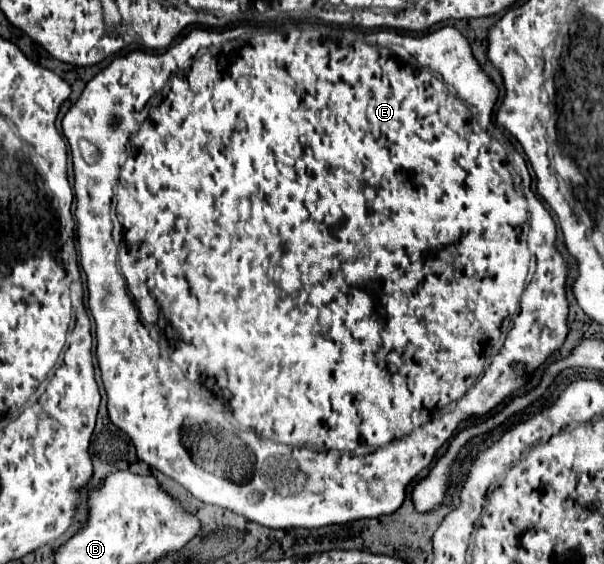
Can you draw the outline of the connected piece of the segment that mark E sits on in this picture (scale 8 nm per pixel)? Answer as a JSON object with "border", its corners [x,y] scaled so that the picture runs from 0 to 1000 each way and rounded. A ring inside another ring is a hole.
{"border":[[[485,41],[485,44],[478,44],[478,48],[472,48],[472,51],[469,51],[469,48],[465,48],[465,51],[462,51],[462,50],[457,50],[457,48],[445,48],[445,46],[439,46],[439,44],[411,44],[411,43],[409,43],[409,44],[399,44],[399,46],[396,46],[396,48],[389,48],[389,50],[387,50],[387,51],[369,51],[369,55],[356,55],[356,51],[353,51],[353,55],[346,55],[346,51],[316,51],[316,55],[313,55],[313,59],[310,59],[310,62],[306,62],[306,66],[303,66],[303,69],[300,69],[300,73],[293,73],[293,76],[290,76],[290,80],[283,80],[283,83],[280,83],[280,87],[273,87],[273,90],[260,90],[260,94],[240,94],[240,90],[217,90],[217,94],[210,94],[210,98],[204,98],[204,101],[190,101],[190,105],[187,105],[187,108],[184,108],[184,112],[180,112],[180,115],[177,115],[177,119],[174,119],[174,122],[171,122],[171,126],[164,126],[164,129],[161,129],[161,133],[157,133],[157,137],[154,137],[154,140],[151,140],[151,144],[147,144],[147,147],[144,147],[144,154],[141,154],[141,161],[137,161],[137,165],[134,165],[134,172],[131,172],[131,176],[127,176],[127,183],[121,183],[121,186],[118,186],[118,193],[114,193],[114,197],[111,197],[111,200],[108,200],[108,207],[104,207],[104,211],[103,211],[103,215],[101,215],[101,229],[103,229],[103,238],[104,238],[104,241],[106,241],[106,243],[108,243],[108,245],[109,245],[109,248],[111,248],[111,250],[114,250],[114,261],[116,261],[116,268],[118,268],[118,275],[119,275],[119,287],[121,287],[121,298],[123,298],[123,317],[124,317],[124,342],[127,342],[127,374],[124,374],[124,385],[127,385],[127,431],[131,431],[131,452],[134,452],[134,473],[137,473],[137,480],[139,480],[139,482],[141,482],[141,488],[142,488],[142,489],[144,489],[144,512],[146,512],[146,520],[147,520],[147,534],[146,534],[146,544],[147,544],[147,548],[151,548],[151,559],[154,559],[154,566],[157,566],[157,573],[161,573],[161,640],[164,640],[164,654],[167,654],[167,676],[171,676],[171,683],[174,683],[174,693],[177,693],[177,725],[180,725],[180,739],[184,739],[184,746],[187,746],[187,750],[190,750],[190,754],[194,754],[194,757],[197,757],[197,761],[200,761],[200,764],[207,764],[207,768],[210,768],[210,771],[214,771],[214,778],[217,778],[217,782],[220,782],[220,789],[224,789],[224,796],[227,796],[227,810],[230,810],[230,814],[233,814],[233,817],[240,817],[240,821],[243,821],[243,824],[250,824],[250,828],[257,828],[257,832],[263,832],[263,835],[267,835],[267,839],[273,839],[273,842],[276,842],[276,846],[283,846],[283,849],[290,849],[290,853],[293,853],[293,856],[296,856],[296,860],[303,860],[303,863],[306,863],[306,867],[310,867],[310,871],[313,871],[313,874],[316,874],[316,878],[320,878],[320,881],[326,881],[326,885],[333,885],[333,888],[336,888],[336,892],[346,892],[346,895],[359,895],[359,899],[369,899],[369,902],[379,902],[379,906],[386,906],[386,910],[396,910],[396,913],[402,913],[402,917],[409,917],[409,920],[416,920],[416,924],[422,924],[422,927],[429,927],[429,931],[439,931],[439,934],[452,934],[452,938],[475,938],[475,934],[505,934],[505,938],[525,938],[525,934],[541,934],[541,931],[561,931],[561,927],[575,927],[575,924],[591,924],[591,920],[608,920],[608,917],[627,917],[627,913],[644,913],[644,910],[651,910],[651,906],[657,906],[657,902],[661,902],[661,899],[664,899],[664,892],[667,892],[667,885],[671,885],[671,863],[674,863],[674,860],[677,860],[677,853],[680,853],[680,849],[684,849],[684,846],[687,846],[687,842],[690,842],[690,839],[694,839],[694,835],[697,835],[697,832],[704,832],[704,828],[707,828],[707,824],[710,824],[710,821],[714,821],[714,817],[717,817],[717,807],[720,807],[720,803],[724,803],[724,796],[727,796],[727,793],[730,793],[730,789],[733,789],[733,785],[740,785],[740,782],[743,782],[743,778],[747,778],[747,775],[750,775],[750,771],[753,771],[753,764],[757,764],[757,757],[760,757],[760,750],[763,750],[763,746],[773,746],[773,743],[776,743],[776,739],[780,739],[780,736],[803,736],[803,732],[810,732],[810,729],[813,729],[813,725],[820,725],[820,722],[823,722],[823,718],[826,718],[826,715],[829,715],[829,711],[833,711],[833,707],[839,707],[839,704],[843,704],[843,700],[846,700],[846,697],[853,697],[853,693],[856,693],[856,690],[863,690],[863,686],[866,686],[866,683],[869,683],[869,679],[873,679],[873,672],[876,672],[876,661],[879,661],[879,658],[886,658],[886,654],[889,654],[889,651],[892,651],[892,647],[896,647],[896,644],[902,644],[902,640],[906,640],[906,637],[909,637],[909,633],[912,633],[912,629],[916,629],[916,626],[919,626],[919,622],[922,622],[922,619],[925,619],[925,615],[929,615],[929,612],[932,612],[932,605],[935,605],[935,594],[939,594],[939,544],[942,544],[942,541],[939,541],[939,527],[935,527],[935,498],[939,498],[939,466],[935,466],[935,459],[932,459],[932,456],[929,456],[929,452],[925,452],[925,449],[922,449],[922,445],[919,445],[919,417],[922,417],[922,410],[919,410],[919,395],[916,395],[916,385],[912,385],[912,378],[909,378],[909,374],[906,374],[906,367],[902,367],[902,363],[899,363],[899,356],[892,356],[892,349],[889,349],[889,346],[886,346],[886,342],[882,342],[882,339],[879,339],[879,310],[876,310],[876,303],[873,303],[873,289],[869,289],[869,278],[866,278],[866,273],[864,273],[864,271],[859,271],[859,268],[858,268],[858,266],[856,266],[856,264],[854,264],[854,262],[853,262],[853,261],[851,261],[851,257],[849,257],[849,255],[848,255],[848,254],[846,254],[846,252],[844,252],[844,250],[843,250],[843,246],[841,246],[841,245],[839,245],[839,243],[838,243],[838,241],[836,241],[836,239],[834,239],[834,236],[833,236],[833,232],[826,232],[826,229],[823,229],[823,225],[820,225],[820,222],[816,222],[816,215],[813,215],[813,211],[816,211],[816,204],[813,204],[813,200],[816,200],[816,190],[820,190],[820,183],[823,183],[823,172],[826,172],[826,158],[823,158],[823,151],[820,151],[820,147],[816,147],[816,144],[813,144],[813,140],[810,140],[810,137],[806,137],[806,129],[803,129],[803,126],[800,126],[800,122],[796,122],[796,115],[793,115],[793,108],[790,108],[790,105],[786,105],[786,101],[783,101],[783,90],[780,90],[780,80],[776,80],[776,73],[773,73],[773,69],[770,69],[770,66],[767,66],[767,62],[763,62],[763,59],[760,59],[760,55],[757,55],[757,51],[753,51],[753,48],[730,48],[730,51],[724,51],[724,55],[714,55],[714,59],[700,59],[700,62],[677,62],[677,59],[659,59],[659,55],[656,55],[656,53],[651,53],[651,51],[649,51],[649,53],[646,53],[646,51],[641,51],[641,50],[627,50],[627,53],[626,53],[626,55],[594,55],[594,51],[561,51],[561,48],[548,48],[548,44],[535,44],[535,41],[518,41],[518,44],[515,44],[515,41]],[[215,246],[217,246],[217,275],[214,275],[214,278],[210,278],[210,285],[207,285],[207,293],[204,293],[204,284],[205,284],[205,280],[207,280],[207,275],[205,275],[205,268],[207,268],[207,266],[209,266],[209,262],[210,262],[210,261],[212,261],[212,255],[214,255],[214,250],[215,250]],[[194,321],[195,321],[195,326],[194,326],[194,333],[192,333],[192,353],[194,353],[194,365],[192,365],[192,383],[194,383],[194,388],[197,388],[197,395],[199,395],[199,401],[200,401],[200,413],[204,413],[204,427],[200,427],[200,436],[199,436],[199,438],[197,438],[197,466],[200,466],[200,480],[204,480],[204,488],[207,488],[207,498],[210,498],[210,505],[207,505],[207,502],[204,502],[204,488],[200,488],[200,484],[197,484],[197,477],[194,477],[194,434],[190,434],[190,427],[187,427],[187,392],[184,392],[184,349],[187,349],[187,339],[190,339],[190,324],[194,324]],[[829,594],[833,594],[833,598],[836,598],[836,601],[833,601],[833,615],[829,615],[829,619],[826,619],[826,612],[823,612],[823,608],[826,608],[826,605],[829,605]],[[816,612],[823,612],[823,615],[820,615],[820,619],[823,619],[823,626],[820,626],[820,629],[816,629],[816,633],[813,633],[813,615],[816,615]],[[343,754],[346,754],[346,761],[349,761],[349,771],[346,771],[346,775],[343,775],[343,771],[333,771],[333,761],[336,761],[336,764],[339,764],[339,757],[343,757]],[[594,793],[601,793],[601,796],[608,796],[608,803],[604,803],[604,807],[594,807],[594,803],[584,803],[584,800],[588,800],[588,796],[594,796]]]}

